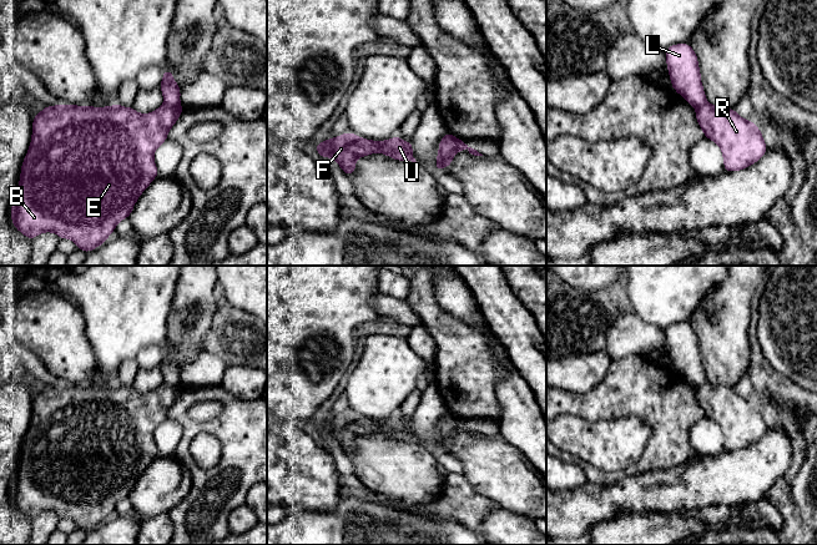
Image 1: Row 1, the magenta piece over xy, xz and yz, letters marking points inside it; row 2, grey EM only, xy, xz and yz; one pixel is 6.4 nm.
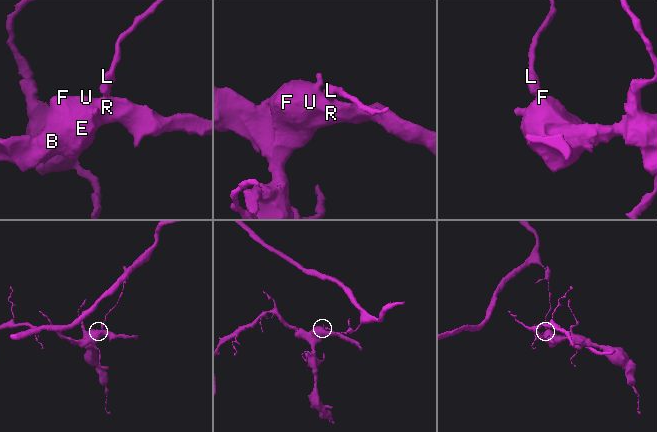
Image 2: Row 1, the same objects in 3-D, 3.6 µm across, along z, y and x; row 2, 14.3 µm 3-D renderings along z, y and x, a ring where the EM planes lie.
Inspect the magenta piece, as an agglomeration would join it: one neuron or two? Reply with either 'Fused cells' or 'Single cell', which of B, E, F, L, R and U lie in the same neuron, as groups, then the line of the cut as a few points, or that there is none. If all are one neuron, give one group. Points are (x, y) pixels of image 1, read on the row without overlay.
Fused cells. Groups: B E F R U / L. Split along xy (165, 383), (180, 384)

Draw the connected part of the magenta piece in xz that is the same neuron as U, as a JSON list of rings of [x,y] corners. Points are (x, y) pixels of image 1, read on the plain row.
[[[350,410],[313,425],[324,439],[333,436],[341,449],[349,456],[355,450],[355,439],[374,432],[380,432],[397,440],[417,441],[413,436],[413,424],[398,414],[385,420],[364,419]]]

